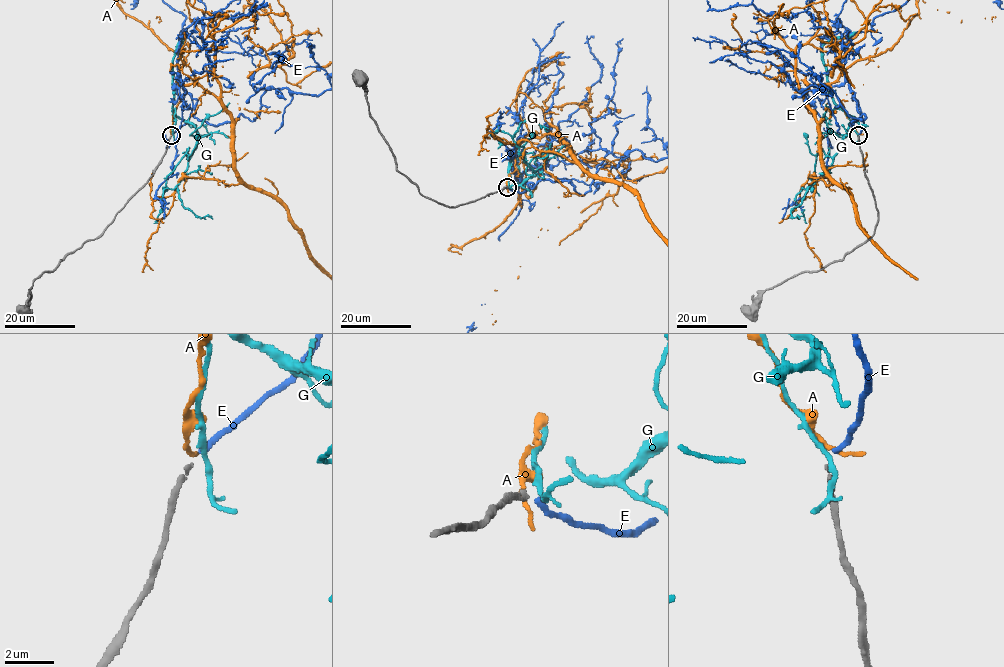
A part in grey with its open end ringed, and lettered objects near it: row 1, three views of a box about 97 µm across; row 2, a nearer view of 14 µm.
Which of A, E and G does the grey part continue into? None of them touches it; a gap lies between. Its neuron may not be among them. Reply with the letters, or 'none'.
E

